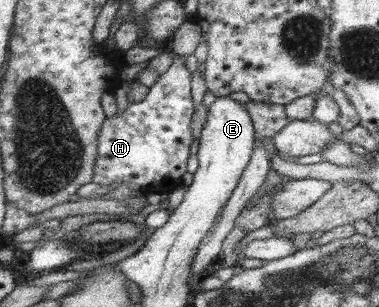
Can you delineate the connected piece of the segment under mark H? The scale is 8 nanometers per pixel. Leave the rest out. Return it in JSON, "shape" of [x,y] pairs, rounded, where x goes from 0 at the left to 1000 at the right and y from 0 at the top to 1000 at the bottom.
{"shape":[[[456,189],[449,221],[393,283],[383,322],[340,339],[327,365],[277,388],[259,453],[248,596],[330,596],[356,616],[377,616],[478,580],[493,560],[491,524],[501,511],[509,430],[501,420],[512,368],[504,306],[509,238],[480,189]]]}

